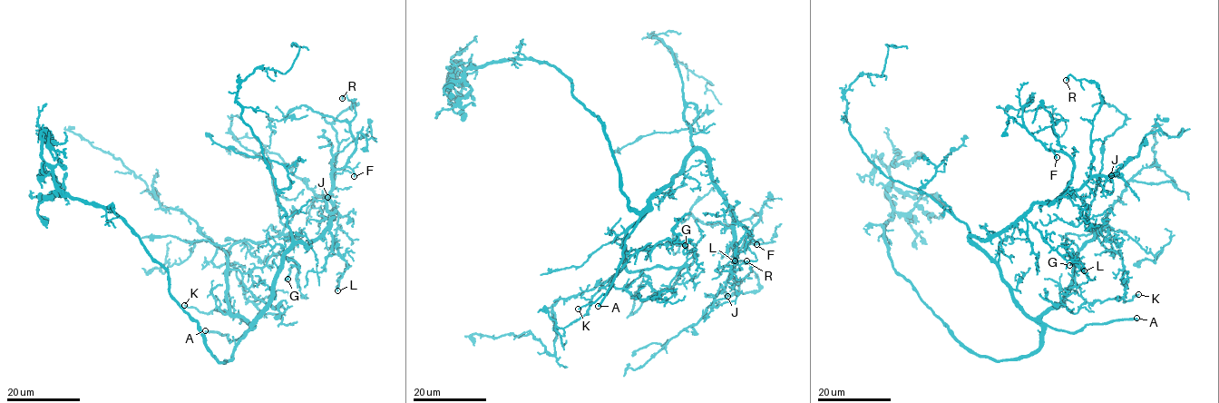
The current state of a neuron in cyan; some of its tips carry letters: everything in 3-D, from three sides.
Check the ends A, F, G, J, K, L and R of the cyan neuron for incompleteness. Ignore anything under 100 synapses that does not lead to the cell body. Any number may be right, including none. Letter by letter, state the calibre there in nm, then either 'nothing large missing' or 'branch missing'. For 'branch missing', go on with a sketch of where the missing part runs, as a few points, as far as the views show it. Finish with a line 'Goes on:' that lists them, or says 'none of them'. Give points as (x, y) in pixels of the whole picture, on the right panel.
A: 240 nm thick; branch missing
F: 130 nm thick; nothing large missing
G: 160 nm thick; nothing large missing
J: 100 nm thick; nothing large missing
K: 120 nm thick; nothing large missing
L: 190 nm thick; nothing large missing
R: 200 nm thick; nothing large missing
Goes on: A

